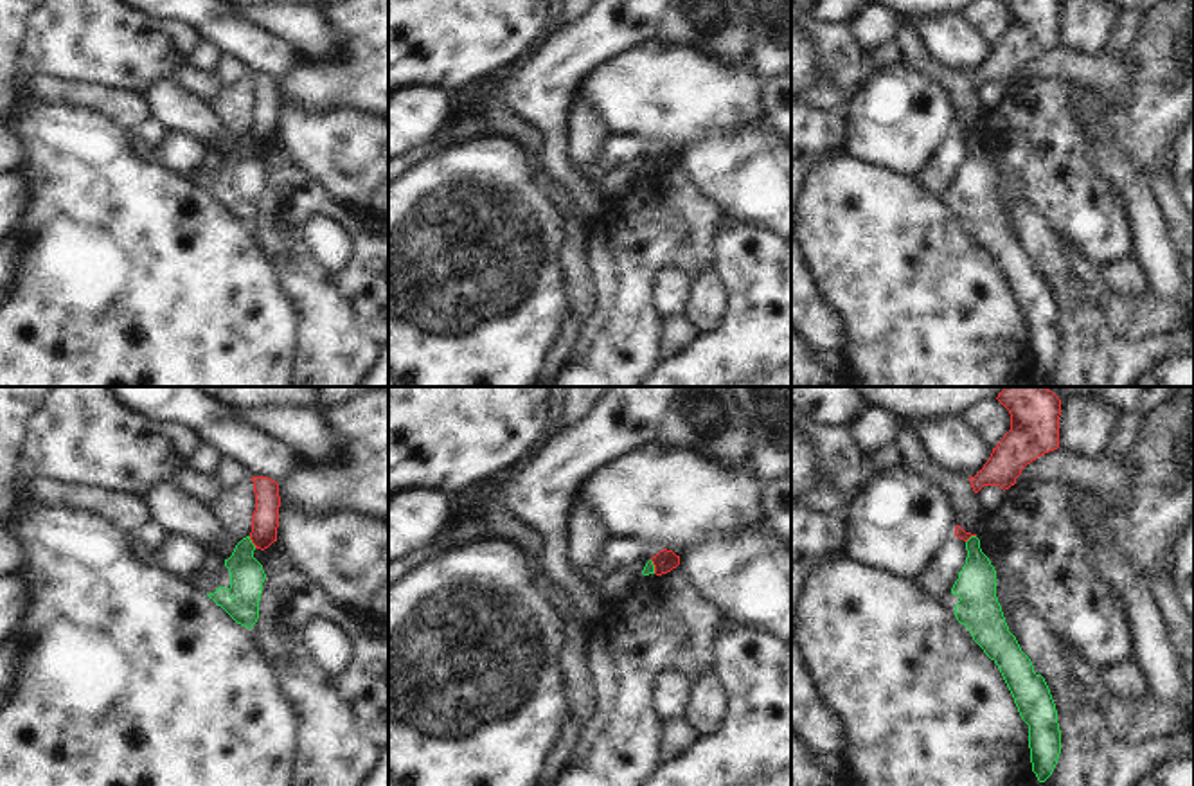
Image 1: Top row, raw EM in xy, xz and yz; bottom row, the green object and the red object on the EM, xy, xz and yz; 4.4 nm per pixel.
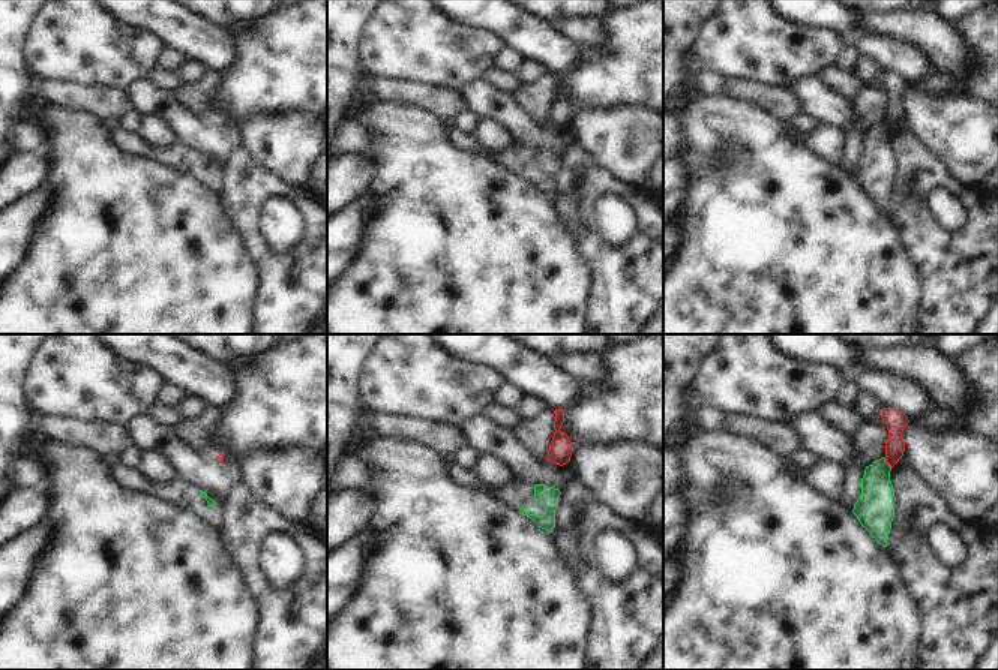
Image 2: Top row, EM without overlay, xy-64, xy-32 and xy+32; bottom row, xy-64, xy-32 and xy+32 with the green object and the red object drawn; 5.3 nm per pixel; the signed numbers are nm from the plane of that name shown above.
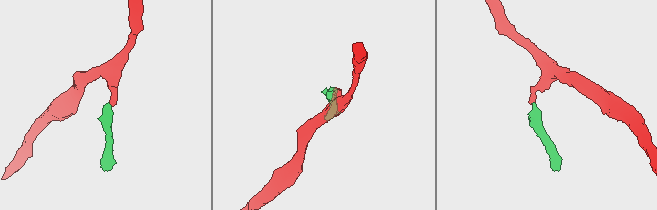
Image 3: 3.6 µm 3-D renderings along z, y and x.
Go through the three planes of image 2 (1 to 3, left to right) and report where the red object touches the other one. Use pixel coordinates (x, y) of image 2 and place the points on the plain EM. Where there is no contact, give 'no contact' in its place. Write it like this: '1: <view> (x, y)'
1: no contact
2: no contact
3: xy+32 (887, 128)

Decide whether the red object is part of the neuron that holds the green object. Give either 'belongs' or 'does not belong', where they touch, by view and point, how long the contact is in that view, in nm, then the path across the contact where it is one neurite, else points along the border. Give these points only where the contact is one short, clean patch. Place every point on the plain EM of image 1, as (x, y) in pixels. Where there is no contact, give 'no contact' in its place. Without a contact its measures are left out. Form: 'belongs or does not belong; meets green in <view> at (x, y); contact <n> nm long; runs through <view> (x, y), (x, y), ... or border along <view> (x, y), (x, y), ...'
does not belong; meets green in xy at (250, 139); contact 70 nm long; border along xy (249, 133), (256, 144)

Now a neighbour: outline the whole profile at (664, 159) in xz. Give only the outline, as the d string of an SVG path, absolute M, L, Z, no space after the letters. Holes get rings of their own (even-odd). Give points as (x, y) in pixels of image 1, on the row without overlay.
M664 146L656 153L653 153L651 158L655 162L655 171L662 173L680 162L680 153L676 153L673 147Z

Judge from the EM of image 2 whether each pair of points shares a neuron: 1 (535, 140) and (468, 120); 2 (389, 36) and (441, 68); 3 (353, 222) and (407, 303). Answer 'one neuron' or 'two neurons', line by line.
1: two neurons
2: one neuron
3: two neurons

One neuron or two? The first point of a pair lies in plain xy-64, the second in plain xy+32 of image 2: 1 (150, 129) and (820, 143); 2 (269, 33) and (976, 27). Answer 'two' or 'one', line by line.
1: one
2: one

